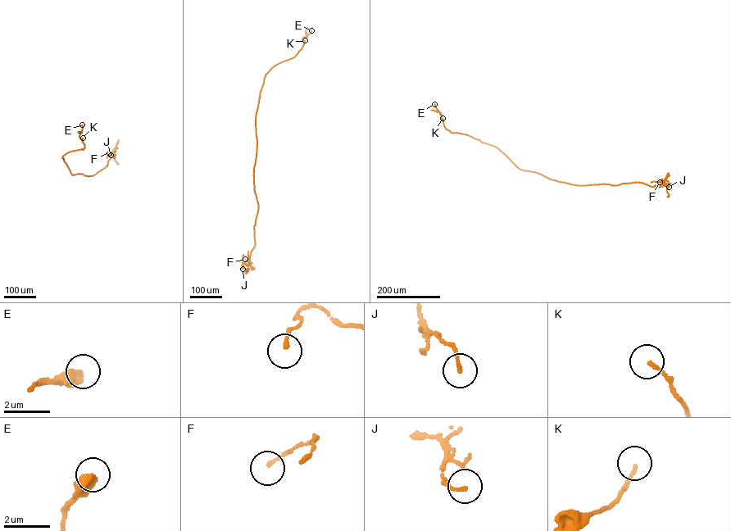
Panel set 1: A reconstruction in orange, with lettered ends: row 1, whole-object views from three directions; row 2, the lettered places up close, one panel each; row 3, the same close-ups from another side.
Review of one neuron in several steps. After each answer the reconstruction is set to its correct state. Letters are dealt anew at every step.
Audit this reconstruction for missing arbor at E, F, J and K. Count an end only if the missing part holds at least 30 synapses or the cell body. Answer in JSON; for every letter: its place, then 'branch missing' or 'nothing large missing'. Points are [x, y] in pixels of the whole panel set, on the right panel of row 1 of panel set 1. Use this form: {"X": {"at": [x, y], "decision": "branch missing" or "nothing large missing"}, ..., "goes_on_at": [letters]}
{"E": {"at": [434, 104], "decision": "nothing large missing"}, "F": {"at": [660, 182], "decision": "nothing large missing"}, "J": {"at": [669, 187], "decision": "nothing large missing"}, "K": {"at": [442, 118], "decision": "nothing large missing"}, "goes_on_at": []}

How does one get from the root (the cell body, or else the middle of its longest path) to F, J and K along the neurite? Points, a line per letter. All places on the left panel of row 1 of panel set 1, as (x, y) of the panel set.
F: (117, 163), (114, 150), (109, 153)
J: (117, 163), (114, 152), (108, 155), (111, 155)
K: (117, 163), (114, 153), (107, 165), (93, 175), (72, 174), (62, 156), (70, 152), (83, 150), (83, 138)

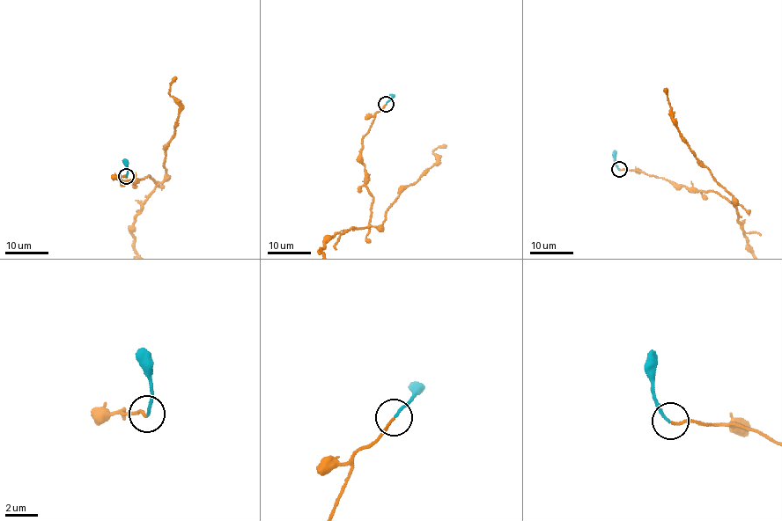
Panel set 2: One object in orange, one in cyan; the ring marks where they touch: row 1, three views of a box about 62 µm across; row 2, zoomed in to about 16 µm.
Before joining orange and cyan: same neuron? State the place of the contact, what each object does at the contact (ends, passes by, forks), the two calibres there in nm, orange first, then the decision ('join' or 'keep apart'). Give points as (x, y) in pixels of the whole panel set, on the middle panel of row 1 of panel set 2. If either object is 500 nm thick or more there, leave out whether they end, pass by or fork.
at (386, 104); orange ends there; cyan ends there; 140 nm thick on the orange side, 160 nm on the other; join

